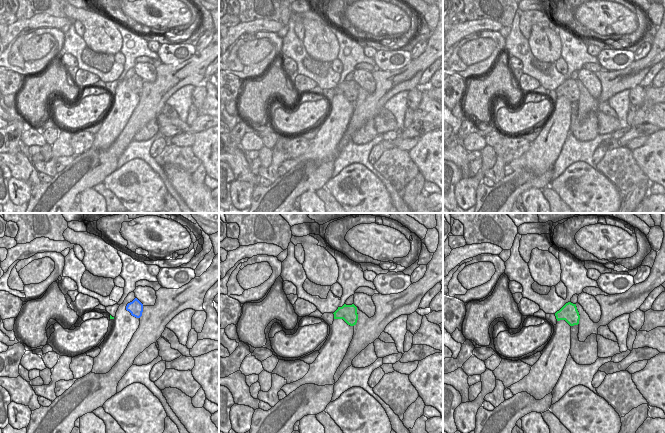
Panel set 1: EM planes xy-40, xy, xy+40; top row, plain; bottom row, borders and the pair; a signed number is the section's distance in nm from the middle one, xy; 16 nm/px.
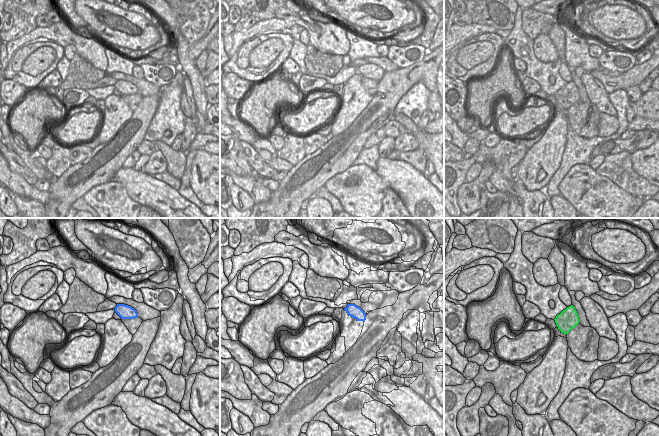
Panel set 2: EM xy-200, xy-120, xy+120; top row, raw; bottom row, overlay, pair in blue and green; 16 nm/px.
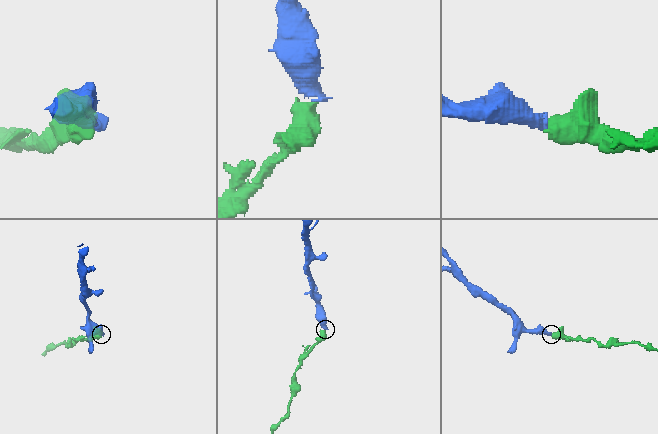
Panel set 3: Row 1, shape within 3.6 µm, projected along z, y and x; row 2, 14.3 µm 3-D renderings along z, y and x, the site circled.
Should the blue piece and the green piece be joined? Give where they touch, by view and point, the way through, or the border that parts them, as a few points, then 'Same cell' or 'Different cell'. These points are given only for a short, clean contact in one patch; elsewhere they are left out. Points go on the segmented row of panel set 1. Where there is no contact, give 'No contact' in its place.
No contact. Different cell

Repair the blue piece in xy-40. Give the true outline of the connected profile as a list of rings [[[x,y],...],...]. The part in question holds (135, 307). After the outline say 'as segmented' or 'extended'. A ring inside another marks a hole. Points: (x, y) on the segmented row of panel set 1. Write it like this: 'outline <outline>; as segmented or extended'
outline [[[138,286],[134,290],[135,299],[128,303],[126,310],[131,313],[132,316],[140,318],[142,316],[144,306],[154,306],[156,303],[156,291],[151,287]]]; extended

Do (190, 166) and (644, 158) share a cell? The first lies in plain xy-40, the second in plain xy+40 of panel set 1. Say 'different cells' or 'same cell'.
different cells

